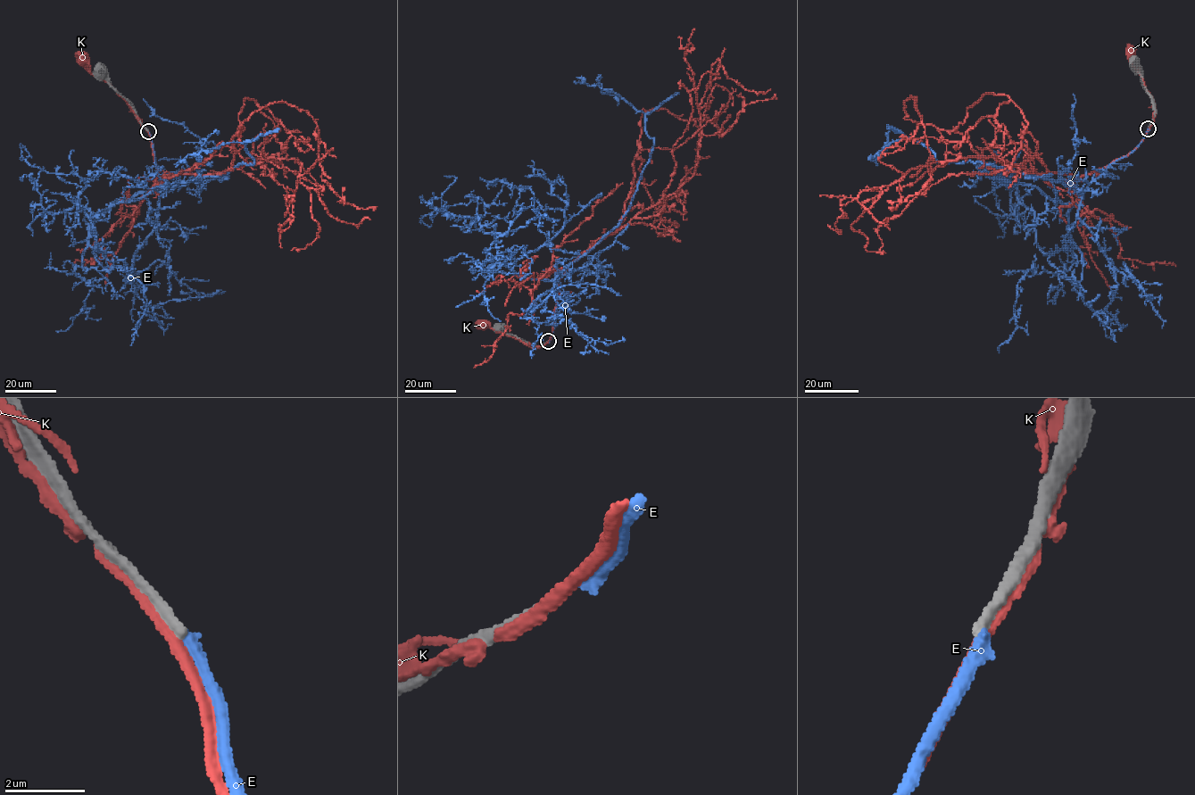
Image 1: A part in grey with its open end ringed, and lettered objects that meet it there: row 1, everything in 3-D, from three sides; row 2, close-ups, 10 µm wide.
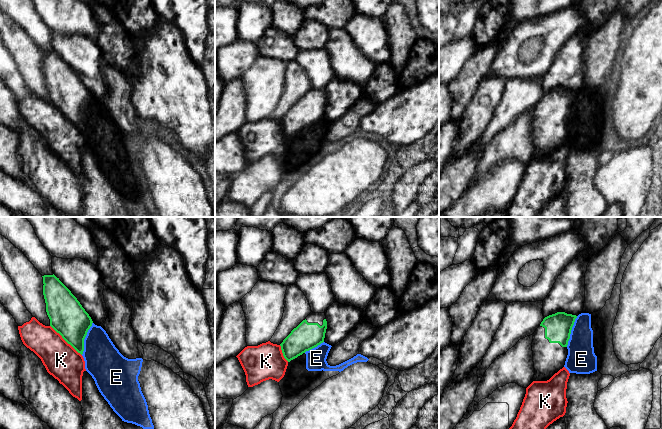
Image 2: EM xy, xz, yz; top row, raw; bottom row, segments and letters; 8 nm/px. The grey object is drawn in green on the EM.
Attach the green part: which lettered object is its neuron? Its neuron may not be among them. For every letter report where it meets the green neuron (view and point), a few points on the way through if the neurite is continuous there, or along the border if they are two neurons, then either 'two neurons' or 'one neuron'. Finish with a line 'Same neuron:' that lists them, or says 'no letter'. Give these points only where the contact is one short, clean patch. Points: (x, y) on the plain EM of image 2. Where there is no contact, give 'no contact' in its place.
E: contact xy (84, 114); border xy (92, 98), (84, 115), (84, 126), (81, 130); two neurons
K: contact xy (66, 117); two neurons
Same neuron: no letter

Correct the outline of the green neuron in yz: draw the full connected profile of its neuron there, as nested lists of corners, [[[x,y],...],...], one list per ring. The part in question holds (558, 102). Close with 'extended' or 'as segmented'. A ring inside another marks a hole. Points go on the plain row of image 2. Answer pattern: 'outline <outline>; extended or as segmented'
outline [[[557,88],[543,95],[533,110],[533,157],[547,157],[565,141],[576,91]]]; extended

